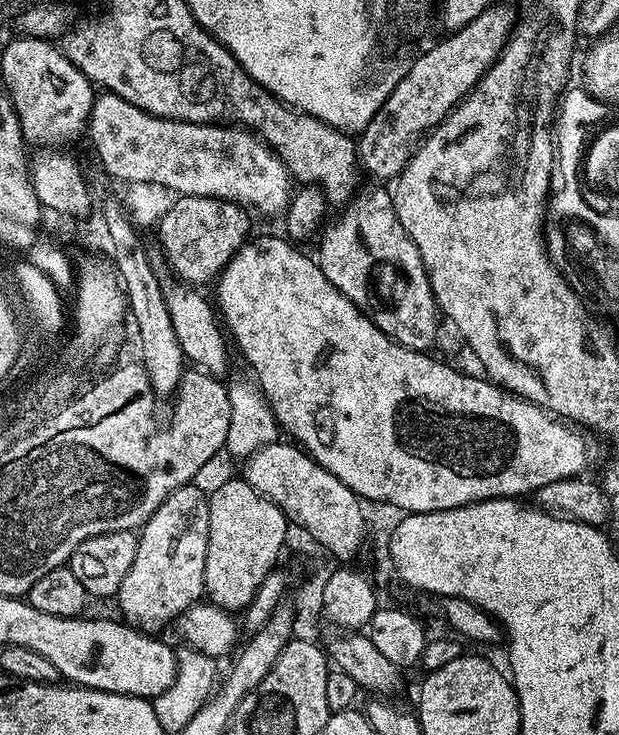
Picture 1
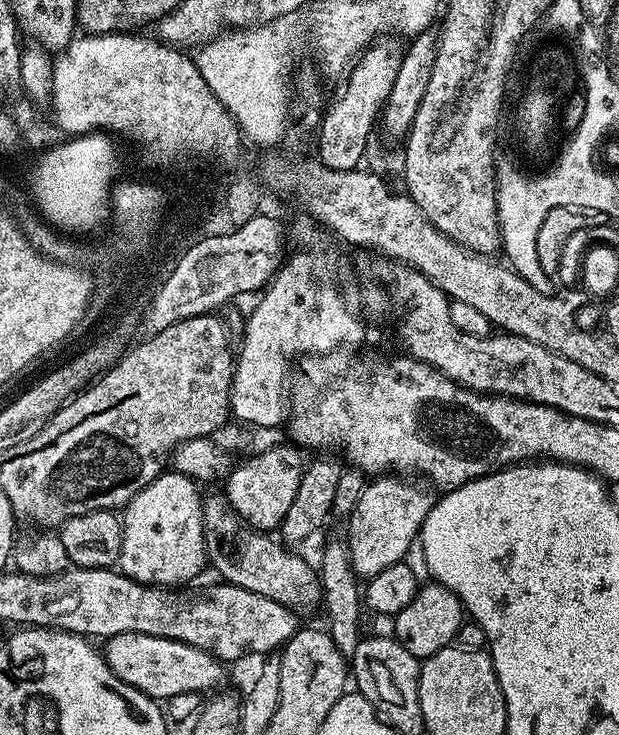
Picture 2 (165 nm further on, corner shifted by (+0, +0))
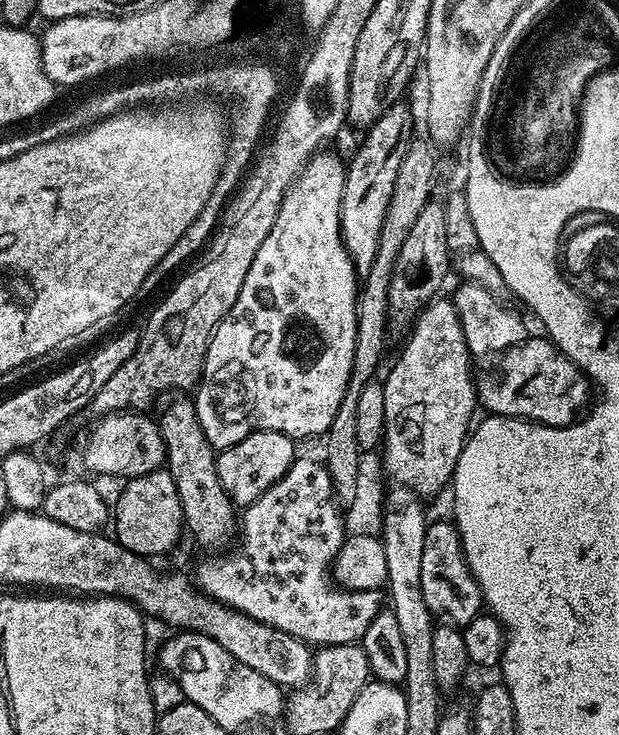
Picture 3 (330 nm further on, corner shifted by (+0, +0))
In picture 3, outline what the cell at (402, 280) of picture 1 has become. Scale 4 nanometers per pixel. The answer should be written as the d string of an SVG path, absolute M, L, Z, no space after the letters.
M526 338L521 344L509 348L499 357L500 365L497 366L496 372L476 380L478 404L485 413L494 416L517 416L519 420L531 420L548 428L566 428L585 411L589 403L590 381L574 361L566 358L556 349L556 345L551 340L539 339Z

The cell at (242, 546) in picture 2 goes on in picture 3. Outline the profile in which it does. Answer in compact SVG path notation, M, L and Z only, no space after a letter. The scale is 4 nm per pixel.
M172 398L168 405L164 408L164 413L158 416L160 425L160 433L164 439L164 454L166 457L166 468L168 475L175 483L178 490L180 508L183 510L184 525L187 531L190 530L195 540L202 546L208 548L207 551L222 550L232 538L238 528L238 518L235 505L229 499L225 488L218 478L218 470L216 464L216 452L214 445L206 438L206 434L202 430L202 422L198 422L198 414L196 413L195 403L191 399L180 400L184 398Z

